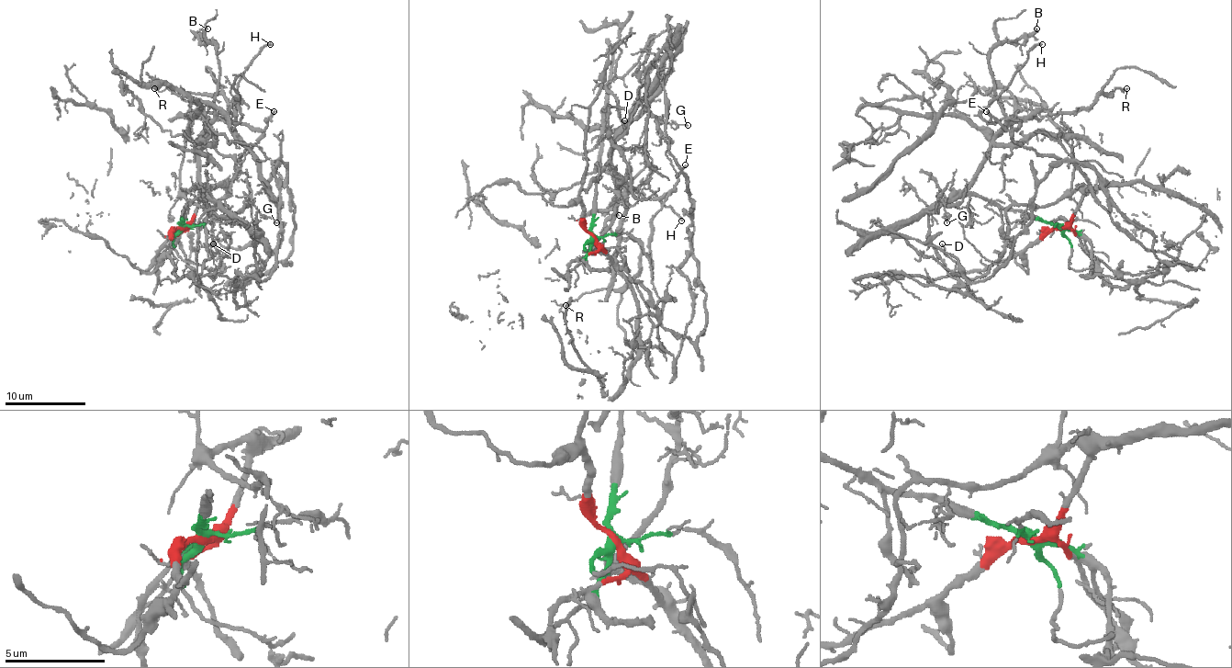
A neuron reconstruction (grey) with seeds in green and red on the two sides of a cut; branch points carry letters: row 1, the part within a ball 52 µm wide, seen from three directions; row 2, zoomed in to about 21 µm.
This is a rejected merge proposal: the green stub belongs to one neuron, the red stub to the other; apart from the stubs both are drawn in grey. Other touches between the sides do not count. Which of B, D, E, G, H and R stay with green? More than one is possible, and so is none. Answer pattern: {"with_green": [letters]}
{"with_green": ["B", "E", "G", "H", "R"]}

